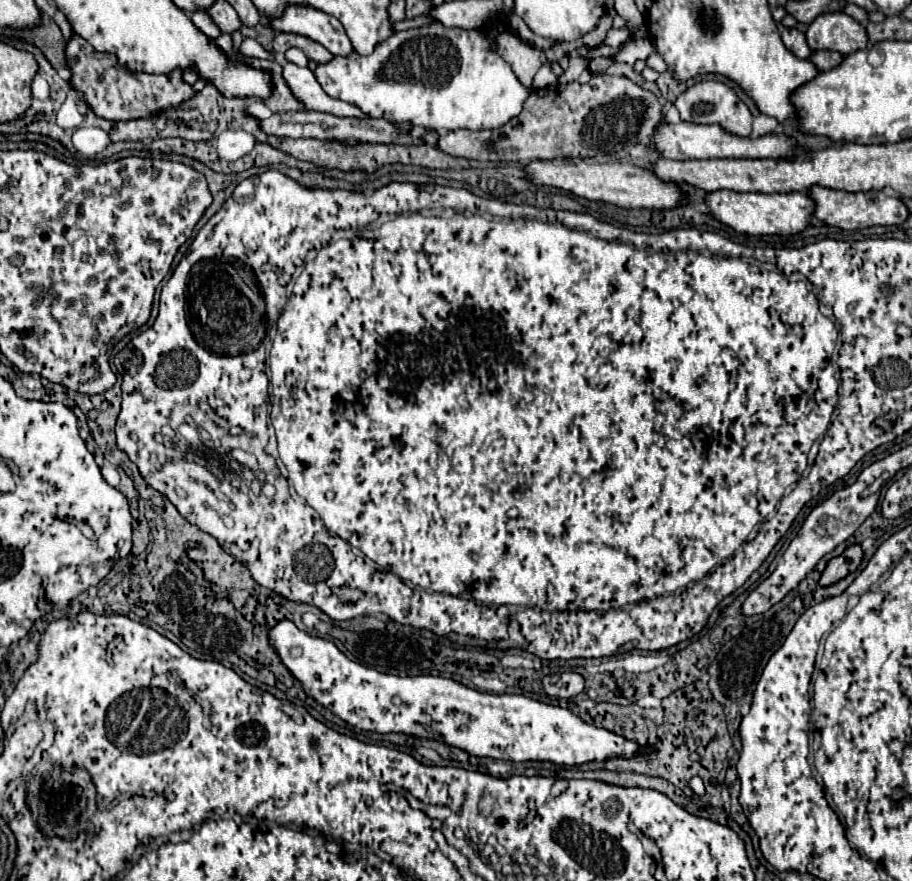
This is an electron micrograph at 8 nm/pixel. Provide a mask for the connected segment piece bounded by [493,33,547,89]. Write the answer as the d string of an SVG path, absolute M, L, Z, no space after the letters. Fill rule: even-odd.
M501 33L501 37L493 37L497 41L497 55L501 55L517 75L517 79L527 87L533 89L535 73L547 63L543 51L523 43L513 33Z

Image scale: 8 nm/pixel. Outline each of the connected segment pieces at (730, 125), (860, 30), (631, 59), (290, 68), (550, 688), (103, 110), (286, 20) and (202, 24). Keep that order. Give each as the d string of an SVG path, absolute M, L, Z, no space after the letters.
M709 79L709 81L699 81L695 85L691 85L687 91L683 91L677 101L675 107L681 113L683 121L689 123L699 123L699 125L711 125L717 123L721 127L725 127L729 133L739 135L739 137L749 137L751 135L751 123L753 123L753 115L749 111L749 107L737 97L737 93L727 87L721 81Z
M843 11L817 17L807 29L807 43L813 51L839 51L843 55L867 49L869 37L861 23Z
M635 39L629 41L625 45L625 49L621 53L615 55L615 61L623 61L623 63L635 63L639 59L647 59L649 55L655 53L655 47L647 41L647 39Z
M285 63L283 79L285 79L287 87L293 91L293 95L297 97L297 101L301 101L307 111L323 111L323 113L331 113L337 117L369 119L369 115L363 113L357 105L329 97L321 89L321 85L317 83L317 79L309 67L297 67L293 63Z
M563 673L559 675L557 683L545 685L545 691L553 697L575 697L583 691L583 677L579 673Z
M73 33L65 43L65 61L71 71L71 79L69 79L71 89L83 93L83 99L93 109L93 113L109 121L149 119L169 109L175 109L183 101L189 101L191 97L195 97L193 85L183 81L181 69L173 69L167 75L151 75L151 73L131 75L131 71L127 69L117 69L117 63L109 61L109 55L97 53L77 33Z
M287 5L279 17L269 19L269 25L275 31L305 35L333 55L349 55L353 51L343 25L333 15L309 5Z
M195 11L195 13L191 15L191 21L193 21L193 25L195 25L203 35L207 35L211 41L215 41L215 39L221 35L221 31L219 31L217 25L213 23L213 19L207 15L207 11Z

